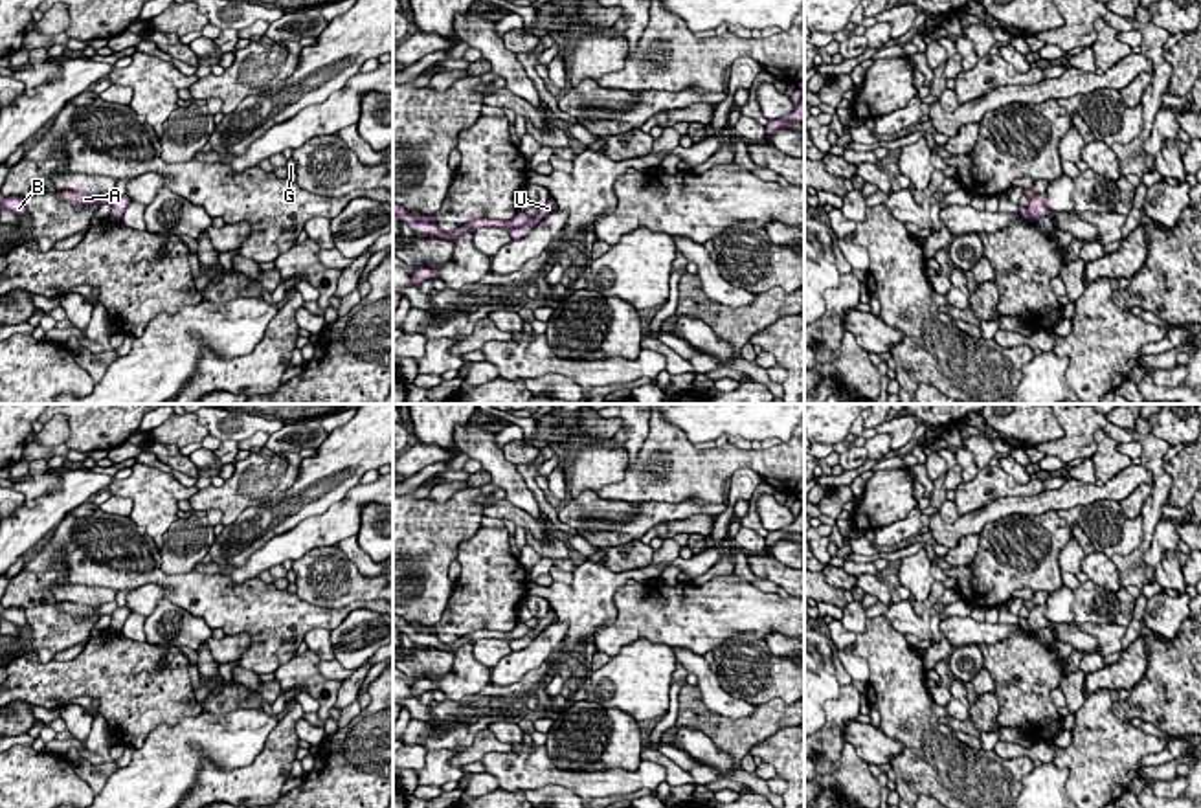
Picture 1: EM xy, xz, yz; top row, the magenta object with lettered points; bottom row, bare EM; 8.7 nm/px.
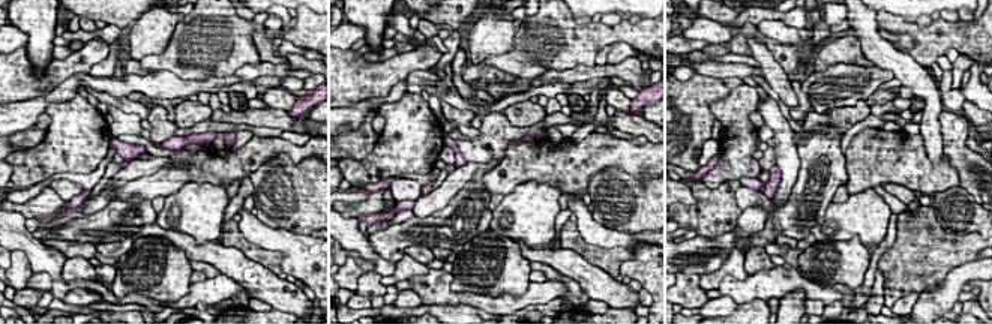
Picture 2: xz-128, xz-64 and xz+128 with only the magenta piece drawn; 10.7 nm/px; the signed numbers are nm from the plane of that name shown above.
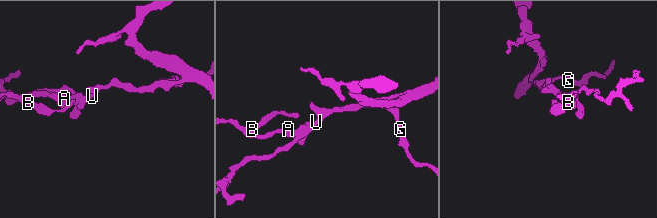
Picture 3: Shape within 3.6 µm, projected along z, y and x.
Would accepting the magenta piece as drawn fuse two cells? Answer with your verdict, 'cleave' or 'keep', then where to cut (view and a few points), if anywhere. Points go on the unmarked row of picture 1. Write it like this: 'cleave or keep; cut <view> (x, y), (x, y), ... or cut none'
cleave; cut xz (529, 628), (509, 643)

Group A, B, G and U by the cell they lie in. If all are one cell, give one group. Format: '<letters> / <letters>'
A B / G U

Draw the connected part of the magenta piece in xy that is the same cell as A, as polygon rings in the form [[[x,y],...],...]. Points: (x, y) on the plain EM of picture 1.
[[[70,600],[61,602],[61,610],[68,612],[75,619],[81,619],[81,617],[86,617],[86,615],[97,615],[97,617],[112,615],[116,612],[116,608],[118,608],[116,600],[101,604],[97,608],[77,604],[77,602],[70,602]]]

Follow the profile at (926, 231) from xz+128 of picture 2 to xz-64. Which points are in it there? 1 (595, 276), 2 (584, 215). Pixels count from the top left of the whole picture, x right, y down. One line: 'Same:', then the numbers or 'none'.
Same: none

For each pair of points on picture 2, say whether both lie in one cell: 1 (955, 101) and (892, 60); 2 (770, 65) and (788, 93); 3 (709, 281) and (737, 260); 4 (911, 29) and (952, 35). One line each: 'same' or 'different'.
1: different
2: same
3: same
4: same

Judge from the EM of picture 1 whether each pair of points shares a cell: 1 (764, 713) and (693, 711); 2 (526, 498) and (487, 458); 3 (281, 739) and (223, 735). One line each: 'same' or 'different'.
1: same
2: same
3: different

